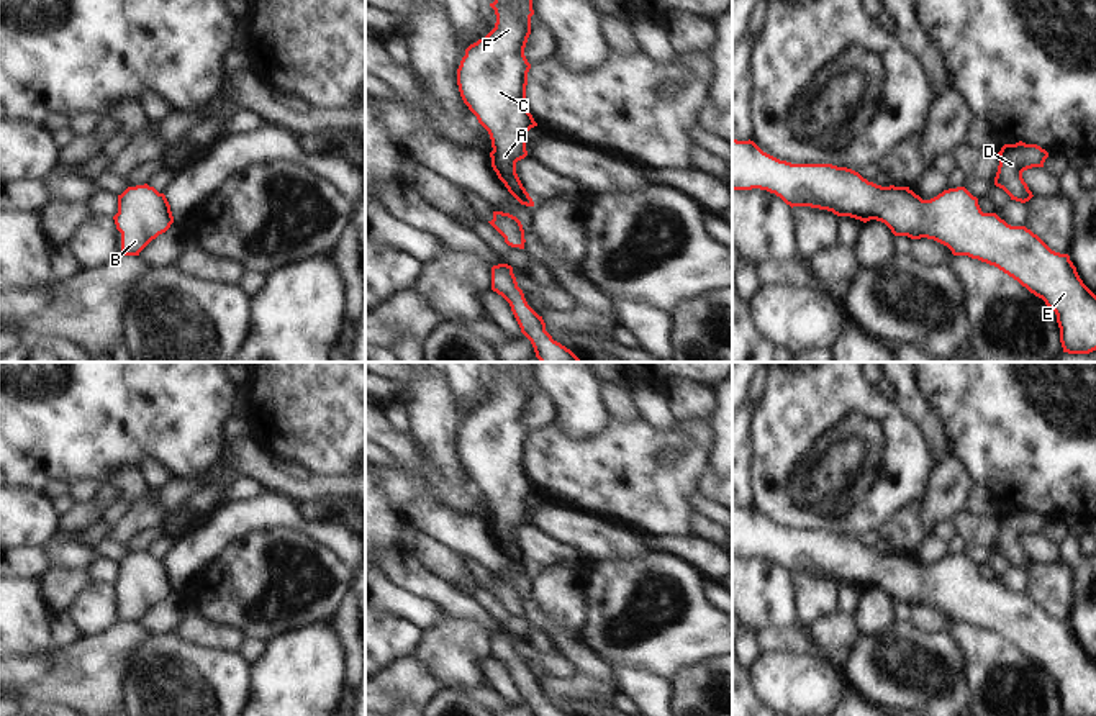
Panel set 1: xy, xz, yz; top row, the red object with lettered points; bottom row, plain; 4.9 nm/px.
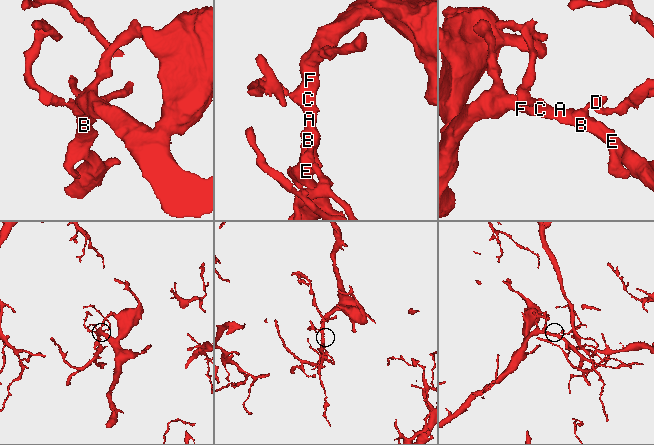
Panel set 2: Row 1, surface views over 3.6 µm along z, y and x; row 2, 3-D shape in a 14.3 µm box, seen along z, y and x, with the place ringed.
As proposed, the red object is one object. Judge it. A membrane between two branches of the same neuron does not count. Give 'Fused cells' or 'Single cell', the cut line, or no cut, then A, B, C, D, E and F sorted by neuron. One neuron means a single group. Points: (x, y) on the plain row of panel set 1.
Single cell. No split. Groups: A B C D E F.

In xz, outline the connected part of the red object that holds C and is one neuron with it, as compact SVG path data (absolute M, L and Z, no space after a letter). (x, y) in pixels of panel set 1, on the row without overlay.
M493 362L490 374L495 377L495 395L465 416L465 423L457 436L457 452L464 470L488 498L493 518L491 534L508 559L526 573L534 573L532 565L523 554L516 529L528 523L526 501L537 493L528 477L526 452L531 431L524 423L524 415L531 401L532 362Z

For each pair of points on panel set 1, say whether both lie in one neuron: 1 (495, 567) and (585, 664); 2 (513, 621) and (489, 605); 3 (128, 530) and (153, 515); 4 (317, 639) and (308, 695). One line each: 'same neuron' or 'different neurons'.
1: same neuron
2: same neuron
3: same neuron
4: same neuron

